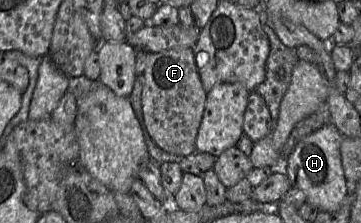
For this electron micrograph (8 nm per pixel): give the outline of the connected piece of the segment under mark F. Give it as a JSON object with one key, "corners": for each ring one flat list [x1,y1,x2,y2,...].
{"corners":[[192,48,146,53,141,94,143,119,152,140,161,149,178,156,187,156,196,150,206,96]]}

